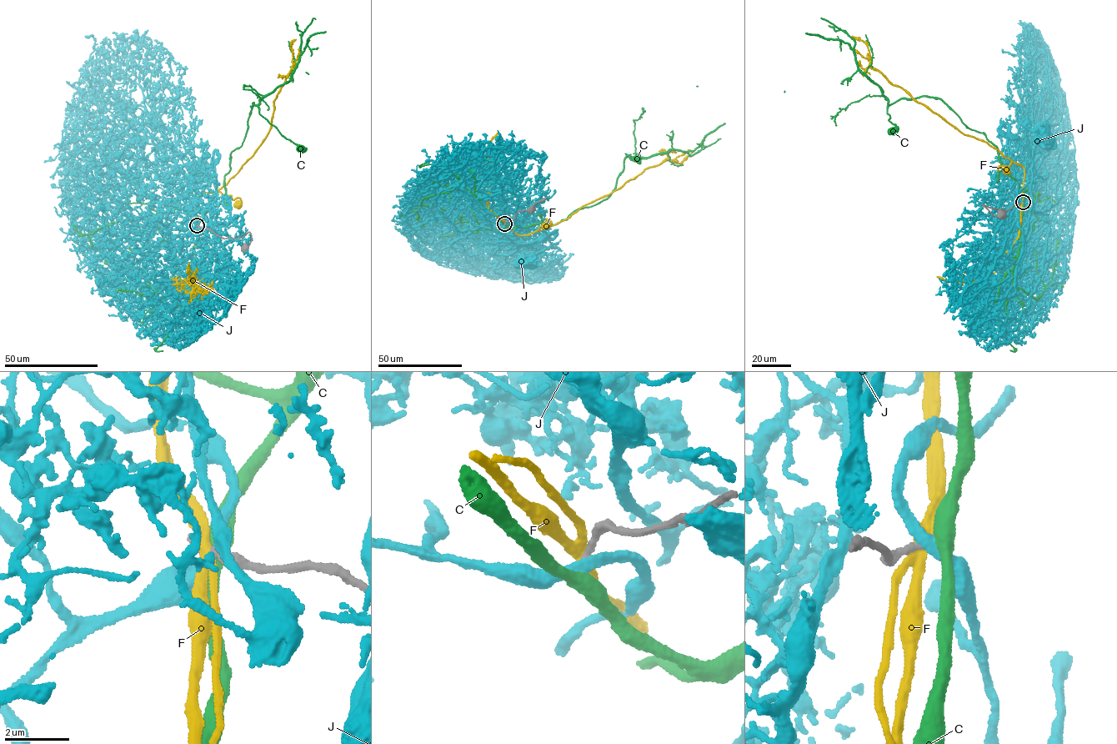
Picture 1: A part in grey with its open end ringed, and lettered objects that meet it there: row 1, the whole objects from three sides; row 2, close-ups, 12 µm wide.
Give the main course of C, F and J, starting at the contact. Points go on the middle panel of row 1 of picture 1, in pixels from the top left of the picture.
C: (504, 223), (512, 228), (556, 223), (608, 198), (623, 169), (625, 153), (631, 159), (638, 158)
F: (504, 223), (519, 235), (533, 233), (547, 218), (551, 223), (546, 227)
J: (505, 223), (508, 223), (502, 231), (507, 238), (519, 245), (540, 250), (529, 262)

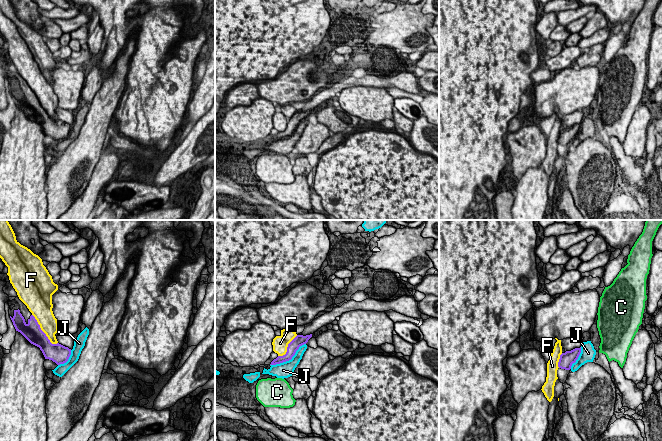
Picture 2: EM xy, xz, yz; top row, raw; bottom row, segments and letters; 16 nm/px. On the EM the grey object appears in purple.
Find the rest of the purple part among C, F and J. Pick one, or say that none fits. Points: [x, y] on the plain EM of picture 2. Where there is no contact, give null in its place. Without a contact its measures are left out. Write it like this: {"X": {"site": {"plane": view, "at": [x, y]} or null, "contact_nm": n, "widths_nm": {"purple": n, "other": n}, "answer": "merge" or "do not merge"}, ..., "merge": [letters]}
{"C": {"site": null, "answer": "do not merge"}, "F": {"site": {"plane": "xy", "at": [42, 107]}, "contact_nm": 650, "widths_nm": {"purple": 300, "other": 300}, "answer": "do not merge"}, "J": {"site": {"plane": "xz", "at": [289, 135]}, "contact_nm": 700, "widths_nm": {"purple": 180, "other": 260}, "answer": "do not merge"}, "merge": []}

